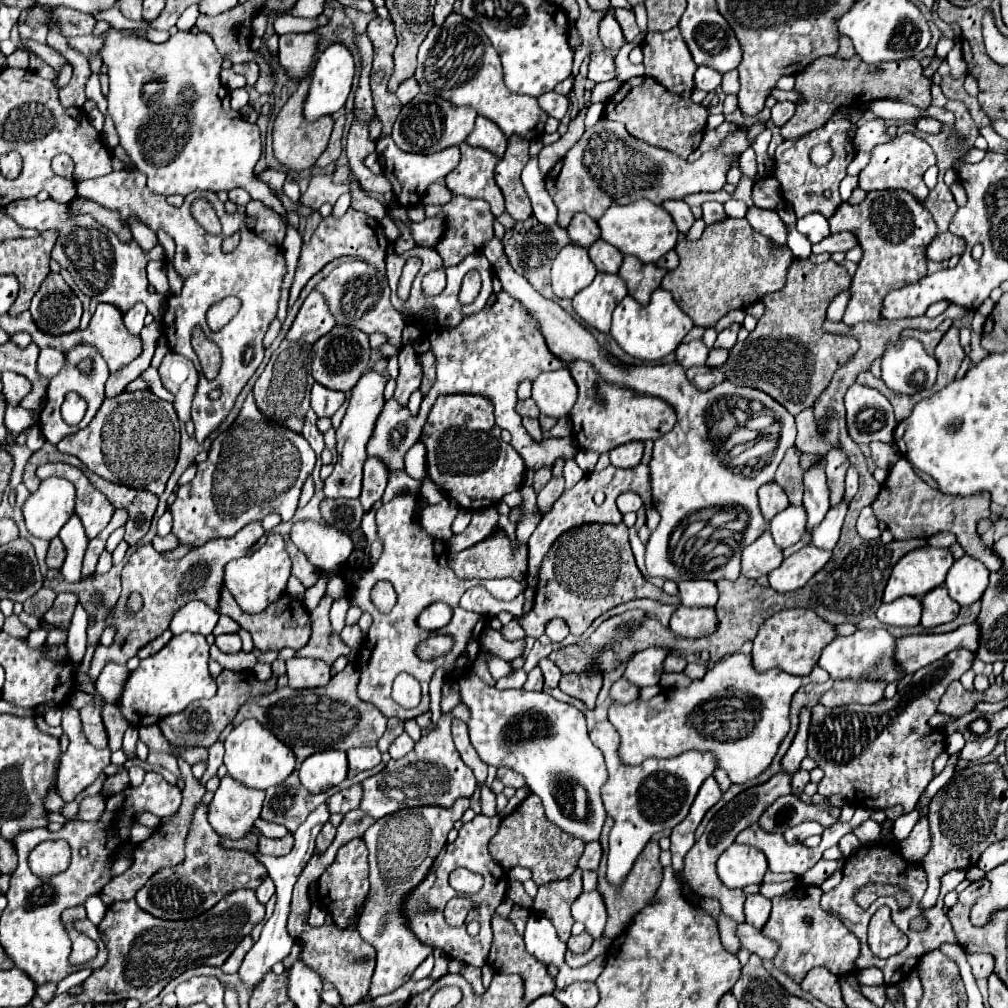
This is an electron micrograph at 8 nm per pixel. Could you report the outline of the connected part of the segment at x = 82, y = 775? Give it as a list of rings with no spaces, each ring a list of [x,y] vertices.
[[[65,705],[63,707],[63,721],[61,721],[61,727],[63,731],[69,735],[69,747],[61,759],[61,767],[59,767],[59,795],[65,799],[65,801],[73,801],[85,787],[89,787],[101,773],[103,769],[111,764],[111,750],[107,747],[103,750],[95,749],[87,743],[87,739],[83,739],[83,733],[81,733],[81,719],[79,719],[79,711]]]

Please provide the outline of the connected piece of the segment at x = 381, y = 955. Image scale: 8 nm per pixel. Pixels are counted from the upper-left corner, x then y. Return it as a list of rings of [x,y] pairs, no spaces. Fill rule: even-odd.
[[[457,799],[453,807],[409,807],[377,819],[377,823],[365,831],[363,841],[369,849],[371,893],[365,903],[367,907],[363,909],[363,915],[359,919],[357,931],[377,951],[377,967],[369,991],[371,999],[399,989],[405,981],[409,981],[413,971],[429,955],[433,955],[433,947],[423,945],[417,937],[413,937],[411,931],[407,931],[399,907],[405,893],[409,893],[427,875],[431,863],[443,849],[453,823],[459,821],[467,809],[469,799]]]

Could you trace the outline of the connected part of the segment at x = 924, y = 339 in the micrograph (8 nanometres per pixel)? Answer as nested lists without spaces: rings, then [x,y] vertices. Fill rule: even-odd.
[[[945,319],[935,331],[929,331],[929,333],[923,333],[923,331],[915,331],[915,329],[905,329],[903,333],[901,333],[901,339],[917,339],[917,341],[921,341],[923,343],[923,347],[925,347],[925,351],[929,353],[929,355],[933,355],[933,349],[937,347],[937,343],[941,341],[941,337],[947,333],[947,329],[951,327],[951,321],[949,319]]]

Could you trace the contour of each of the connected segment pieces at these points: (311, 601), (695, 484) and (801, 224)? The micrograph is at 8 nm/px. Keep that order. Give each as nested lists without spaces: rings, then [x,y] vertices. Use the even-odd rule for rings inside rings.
[[[338,571],[321,572],[317,583],[313,587],[306,590],[304,594],[303,603],[305,605],[305,608],[309,607],[307,609],[308,611],[312,611],[319,604],[319,601],[321,600],[326,591],[326,585],[328,580],[327,578],[336,574],[338,574]]]
[[[493,239],[485,245],[483,249],[485,257],[489,259],[489,263],[495,269],[497,279],[501,281],[503,289],[517,299],[519,303],[523,303],[523,307],[527,309],[527,313],[539,323],[543,337],[547,341],[549,351],[563,359],[565,363],[583,359],[587,363],[591,363],[595,367],[595,371],[601,375],[601,379],[605,379],[609,385],[617,385],[617,387],[627,387],[633,389],[637,393],[645,393],[651,397],[661,397],[663,401],[667,401],[675,413],[677,413],[677,423],[673,427],[671,433],[665,433],[661,439],[655,441],[653,447],[653,457],[649,463],[649,471],[651,471],[651,491],[653,491],[653,507],[659,511],[661,515],[661,523],[659,527],[651,533],[647,545],[645,545],[645,565],[647,565],[647,573],[651,577],[663,577],[663,579],[671,579],[675,583],[683,581],[683,579],[711,579],[711,581],[719,581],[719,579],[729,579],[735,581],[739,577],[739,559],[741,559],[741,551],[743,547],[747,547],[753,539],[757,539],[763,531],[765,531],[765,519],[761,517],[759,505],[757,505],[757,491],[761,485],[771,483],[773,475],[785,455],[785,451],[795,443],[795,419],[793,415],[779,405],[775,399],[769,395],[765,395],[759,389],[751,389],[751,387],[737,386],[730,381],[725,380],[721,385],[709,389],[709,391],[699,391],[695,389],[687,377],[685,377],[685,369],[679,363],[665,363],[665,365],[653,365],[653,367],[637,367],[637,365],[623,365],[613,361],[613,353],[609,353],[607,349],[603,349],[595,337],[581,327],[567,311],[563,311],[555,301],[545,299],[543,295],[539,295],[537,291],[533,291],[531,283],[519,275],[517,271],[513,271],[507,253],[503,249],[503,243],[499,239]],[[739,395],[741,398],[747,398],[750,401],[761,401],[764,407],[771,409],[775,413],[775,417],[781,423],[781,435],[777,441],[777,447],[767,453],[761,455],[761,459],[757,459],[757,471],[753,471],[751,465],[751,477],[743,477],[733,473],[729,467],[725,467],[719,457],[713,451],[713,441],[709,435],[709,427],[707,427],[707,419],[705,419],[705,411],[719,399],[719,397],[732,397]],[[721,505],[731,505],[731,507],[741,507],[747,509],[749,513],[749,523],[741,535],[741,539],[729,539],[731,543],[731,551],[727,553],[727,563],[719,565],[719,567],[711,567],[709,563],[701,561],[699,551],[693,551],[687,547],[685,543],[685,529],[689,529],[691,521],[693,521],[693,513],[701,511],[701,509],[711,509],[711,507],[721,507]]]
[[[809,213],[803,219],[797,219],[797,231],[801,235],[805,235],[811,243],[819,243],[821,239],[825,239],[831,231],[829,231],[829,223],[821,213]]]

